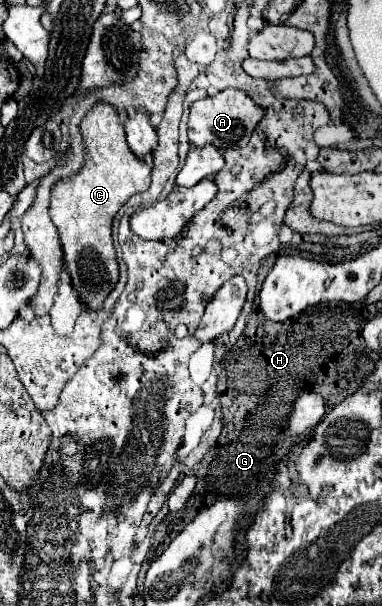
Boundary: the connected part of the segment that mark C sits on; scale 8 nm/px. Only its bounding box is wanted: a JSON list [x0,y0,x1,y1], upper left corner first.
[50,101,150,309]

